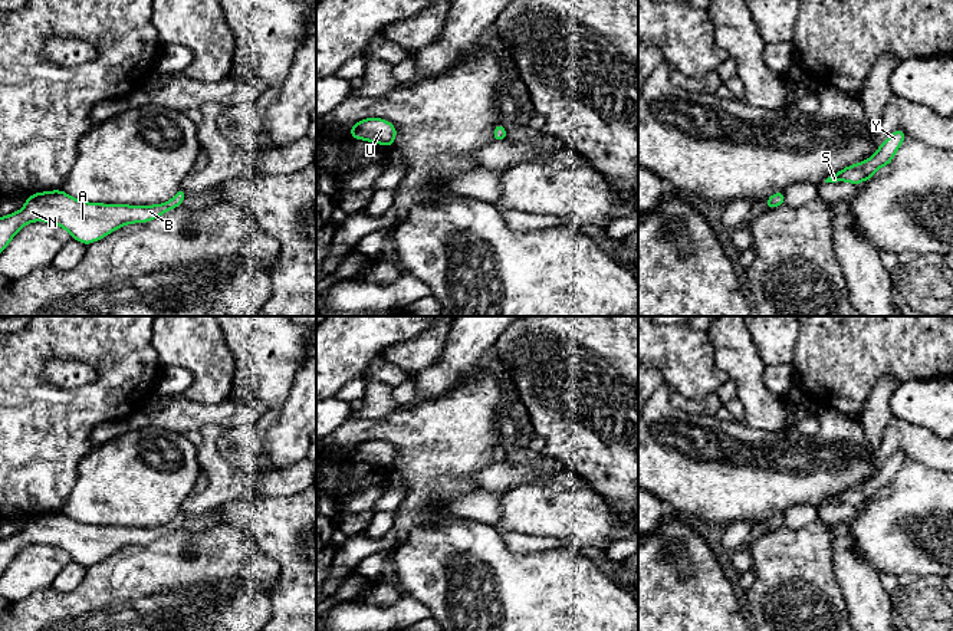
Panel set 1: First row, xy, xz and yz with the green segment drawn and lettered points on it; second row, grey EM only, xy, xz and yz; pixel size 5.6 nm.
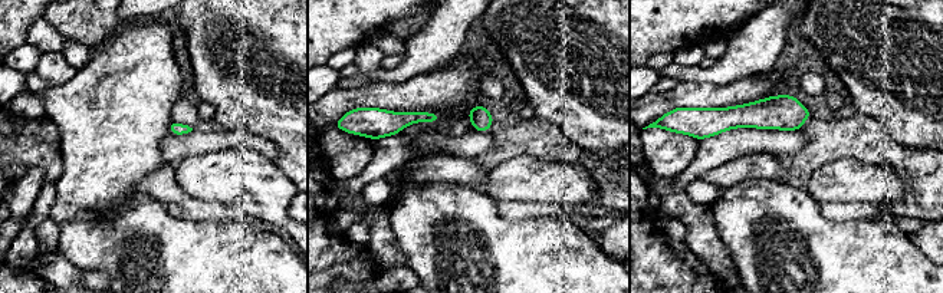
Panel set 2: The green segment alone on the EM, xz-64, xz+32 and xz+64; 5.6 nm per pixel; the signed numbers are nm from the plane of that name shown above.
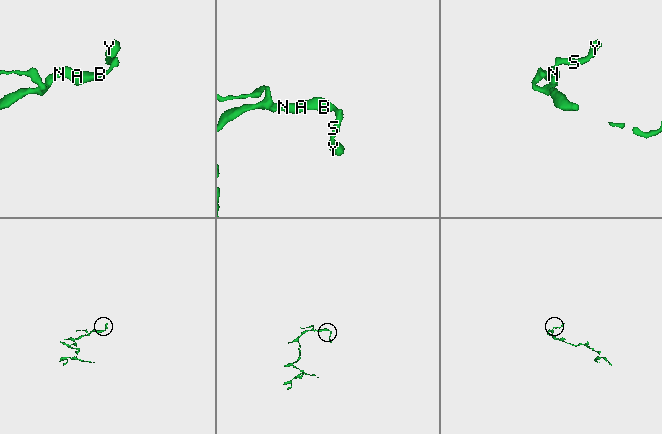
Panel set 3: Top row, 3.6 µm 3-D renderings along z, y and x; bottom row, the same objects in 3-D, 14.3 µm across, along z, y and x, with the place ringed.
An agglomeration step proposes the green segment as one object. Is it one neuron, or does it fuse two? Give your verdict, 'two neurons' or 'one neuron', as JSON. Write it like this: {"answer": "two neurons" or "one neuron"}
{"answer": "one neuron"}

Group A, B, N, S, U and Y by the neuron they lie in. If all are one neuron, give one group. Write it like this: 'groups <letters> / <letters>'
groups A B N S U Y

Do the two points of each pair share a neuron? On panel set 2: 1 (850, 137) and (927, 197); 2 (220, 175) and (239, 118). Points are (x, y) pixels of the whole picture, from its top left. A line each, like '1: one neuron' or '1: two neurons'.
1: one neuron
2: two neurons

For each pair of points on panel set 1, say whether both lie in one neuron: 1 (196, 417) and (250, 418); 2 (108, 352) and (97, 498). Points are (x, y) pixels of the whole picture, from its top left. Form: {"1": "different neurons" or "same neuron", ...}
{"1": "same neuron", "2": "different neurons"}

